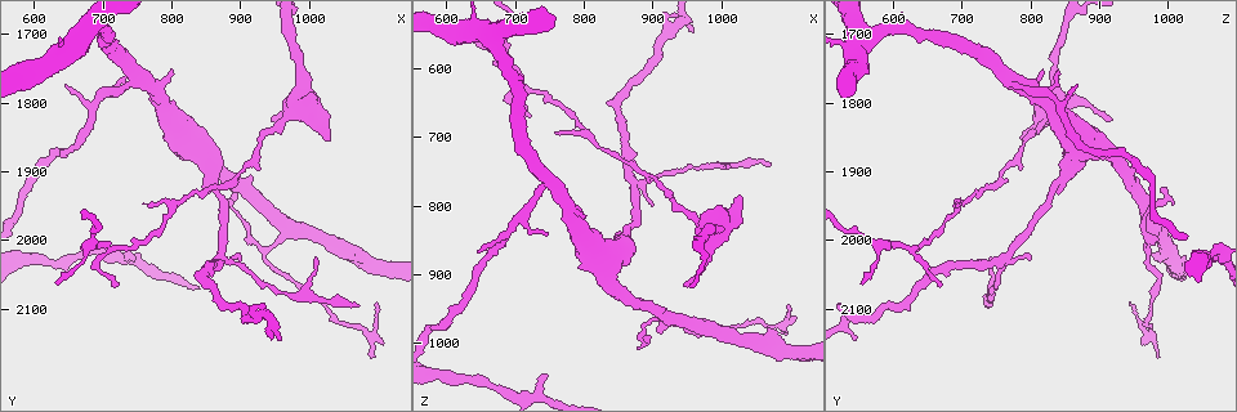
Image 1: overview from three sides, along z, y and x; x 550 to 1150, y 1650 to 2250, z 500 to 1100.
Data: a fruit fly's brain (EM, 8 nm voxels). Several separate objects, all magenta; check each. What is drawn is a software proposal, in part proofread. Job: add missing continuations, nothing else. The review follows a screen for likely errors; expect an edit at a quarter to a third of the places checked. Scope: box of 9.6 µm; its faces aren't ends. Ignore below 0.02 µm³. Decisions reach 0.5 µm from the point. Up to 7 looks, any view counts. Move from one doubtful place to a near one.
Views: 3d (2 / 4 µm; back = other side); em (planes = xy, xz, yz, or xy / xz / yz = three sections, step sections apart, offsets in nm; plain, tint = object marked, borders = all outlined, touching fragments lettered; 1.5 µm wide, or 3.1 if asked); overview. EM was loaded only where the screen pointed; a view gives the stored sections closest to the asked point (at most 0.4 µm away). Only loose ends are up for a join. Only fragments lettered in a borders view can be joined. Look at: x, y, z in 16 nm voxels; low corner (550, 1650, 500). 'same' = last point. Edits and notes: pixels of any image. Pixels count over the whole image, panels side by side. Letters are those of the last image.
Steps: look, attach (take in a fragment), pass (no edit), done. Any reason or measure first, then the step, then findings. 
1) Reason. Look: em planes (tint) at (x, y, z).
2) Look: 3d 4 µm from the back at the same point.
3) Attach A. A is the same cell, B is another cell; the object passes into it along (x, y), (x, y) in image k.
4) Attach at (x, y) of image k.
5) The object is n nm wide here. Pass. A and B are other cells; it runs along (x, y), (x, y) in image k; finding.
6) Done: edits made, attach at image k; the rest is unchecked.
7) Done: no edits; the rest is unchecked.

Free end. Look: em planes (tint) at (1035, 1850, 790).

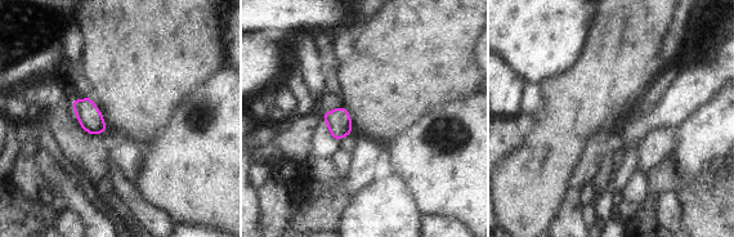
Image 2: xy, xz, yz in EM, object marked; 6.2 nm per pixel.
See the neighbours. Look: em planes (borders) at the same point.

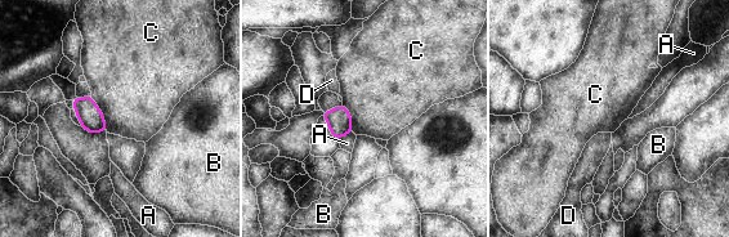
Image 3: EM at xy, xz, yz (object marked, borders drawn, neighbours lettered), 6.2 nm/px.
Pass. A, B, C and D are other cells; a border runs along (90, 95), (103, 116), (107, 130) in image 3; none of them fits.

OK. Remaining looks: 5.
Free end. Look: 3d 2 µm at (1095, 2175, 985).

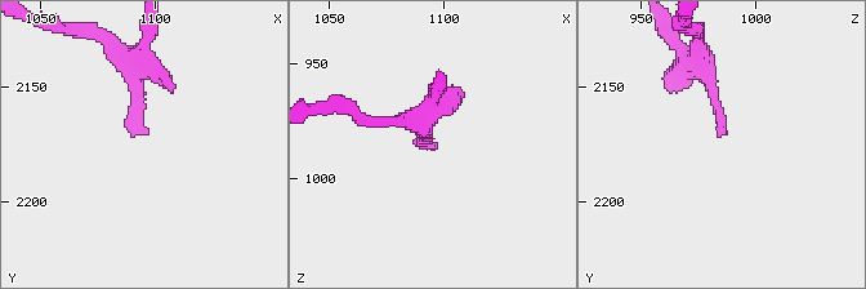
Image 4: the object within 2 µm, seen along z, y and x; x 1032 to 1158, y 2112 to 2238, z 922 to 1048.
Now the EM. Look: em yz step 8 (tint) at (1094, 2171, 987).

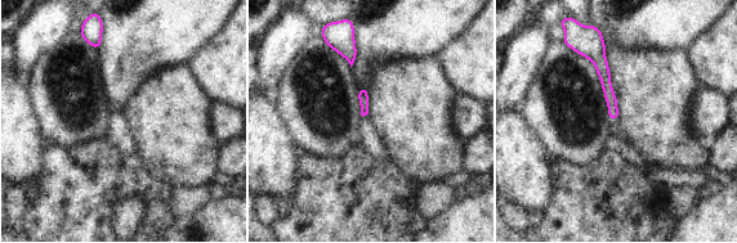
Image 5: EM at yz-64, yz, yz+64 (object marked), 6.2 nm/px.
Look: em planes (borders) at the same point.

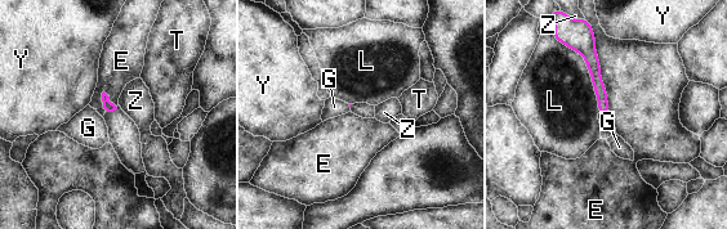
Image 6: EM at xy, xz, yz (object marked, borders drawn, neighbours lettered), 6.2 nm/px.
The longest contact is with E, 550 nm. Pass. E, G, L, T, Y and Z are other cells; it runs along (589, 39), (589, 55), (603, 109) in image 6; none of them fits.

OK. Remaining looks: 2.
Done: no edits; the rest is unchecked.

